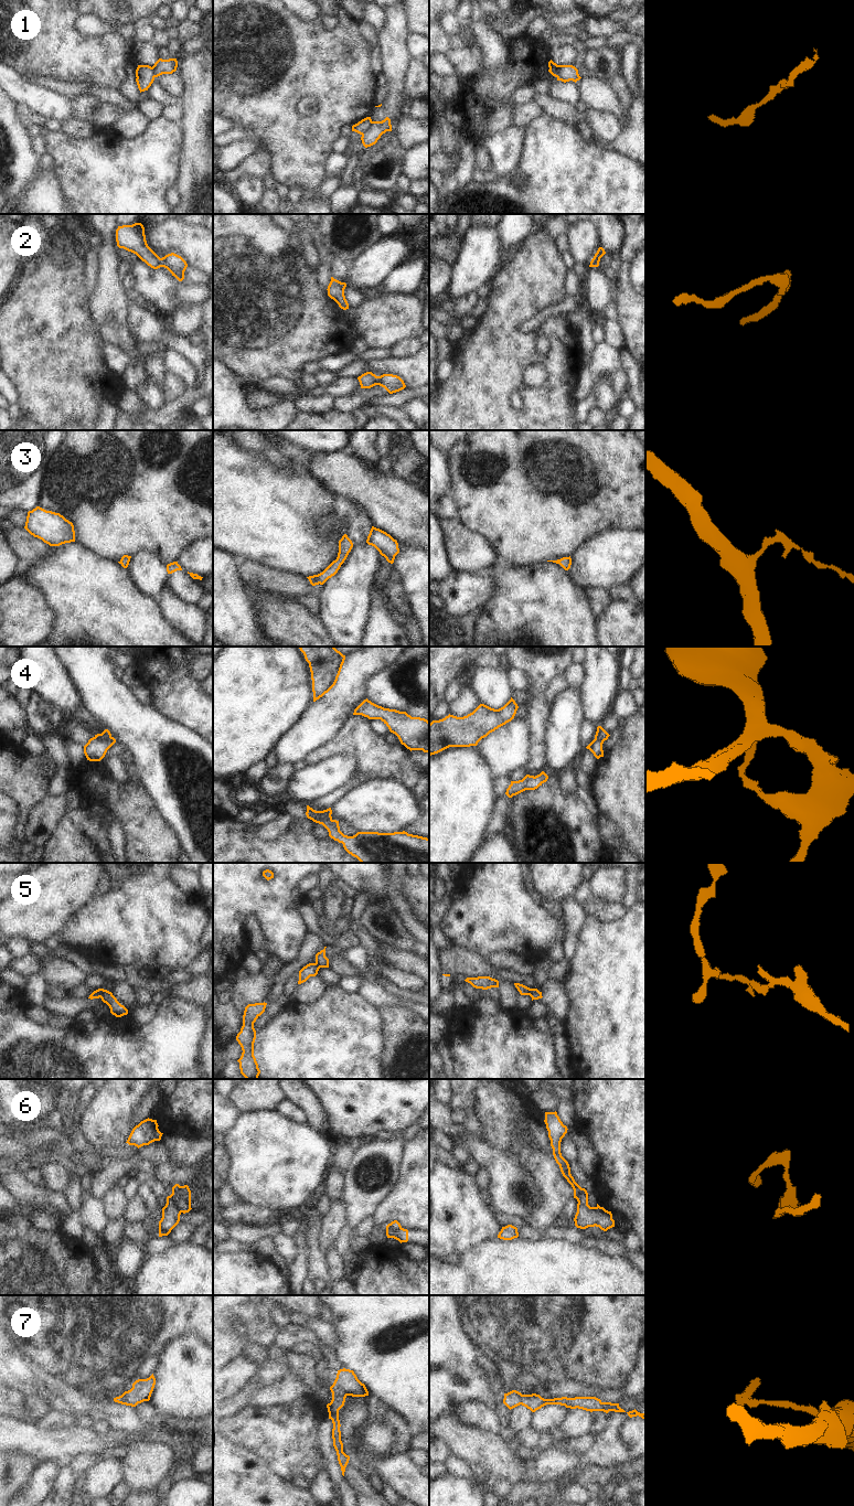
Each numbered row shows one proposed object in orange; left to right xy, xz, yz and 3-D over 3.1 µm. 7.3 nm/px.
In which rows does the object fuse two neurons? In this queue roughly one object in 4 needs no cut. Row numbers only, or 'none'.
1, 2, 4, 5, 6, 7

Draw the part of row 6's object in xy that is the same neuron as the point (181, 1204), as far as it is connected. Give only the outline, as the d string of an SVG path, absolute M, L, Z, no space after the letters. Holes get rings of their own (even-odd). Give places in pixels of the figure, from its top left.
M179 1194L174 1198L174 1203L175 1203L178 1209L180 1210L180 1213L185 1214L192 1209L191 1206L182 1198L181 1194Z

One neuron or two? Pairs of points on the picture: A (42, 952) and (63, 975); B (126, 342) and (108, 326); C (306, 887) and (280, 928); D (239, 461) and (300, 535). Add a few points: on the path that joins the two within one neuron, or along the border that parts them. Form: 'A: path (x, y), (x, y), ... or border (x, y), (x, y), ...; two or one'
A: path (47, 958), (57, 970); one
B: path (121, 338), (113, 330); one
C: border (312, 874), (299, 884), (299, 890), (305, 896); two
D: path (245, 480), (281, 516); one

